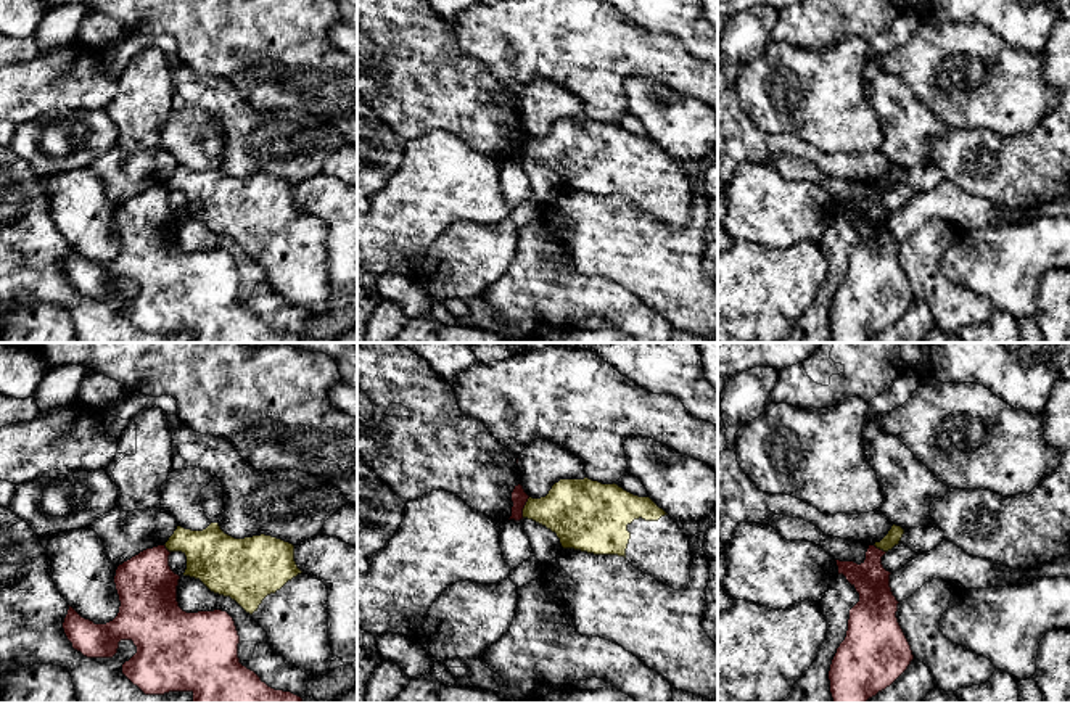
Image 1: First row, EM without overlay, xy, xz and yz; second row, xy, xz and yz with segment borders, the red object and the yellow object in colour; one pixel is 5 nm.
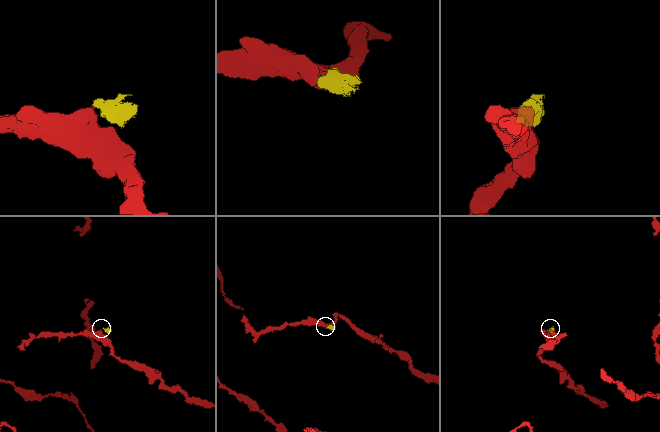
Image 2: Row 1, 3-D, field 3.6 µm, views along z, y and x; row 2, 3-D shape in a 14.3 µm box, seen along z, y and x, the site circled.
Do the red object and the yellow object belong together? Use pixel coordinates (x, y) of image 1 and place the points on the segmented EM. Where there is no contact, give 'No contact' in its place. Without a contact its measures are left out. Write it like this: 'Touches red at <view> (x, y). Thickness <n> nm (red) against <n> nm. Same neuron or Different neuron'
Touches red at xz (523, 507). Thickness 80 nm (red) against 300 nm. Different neuron

